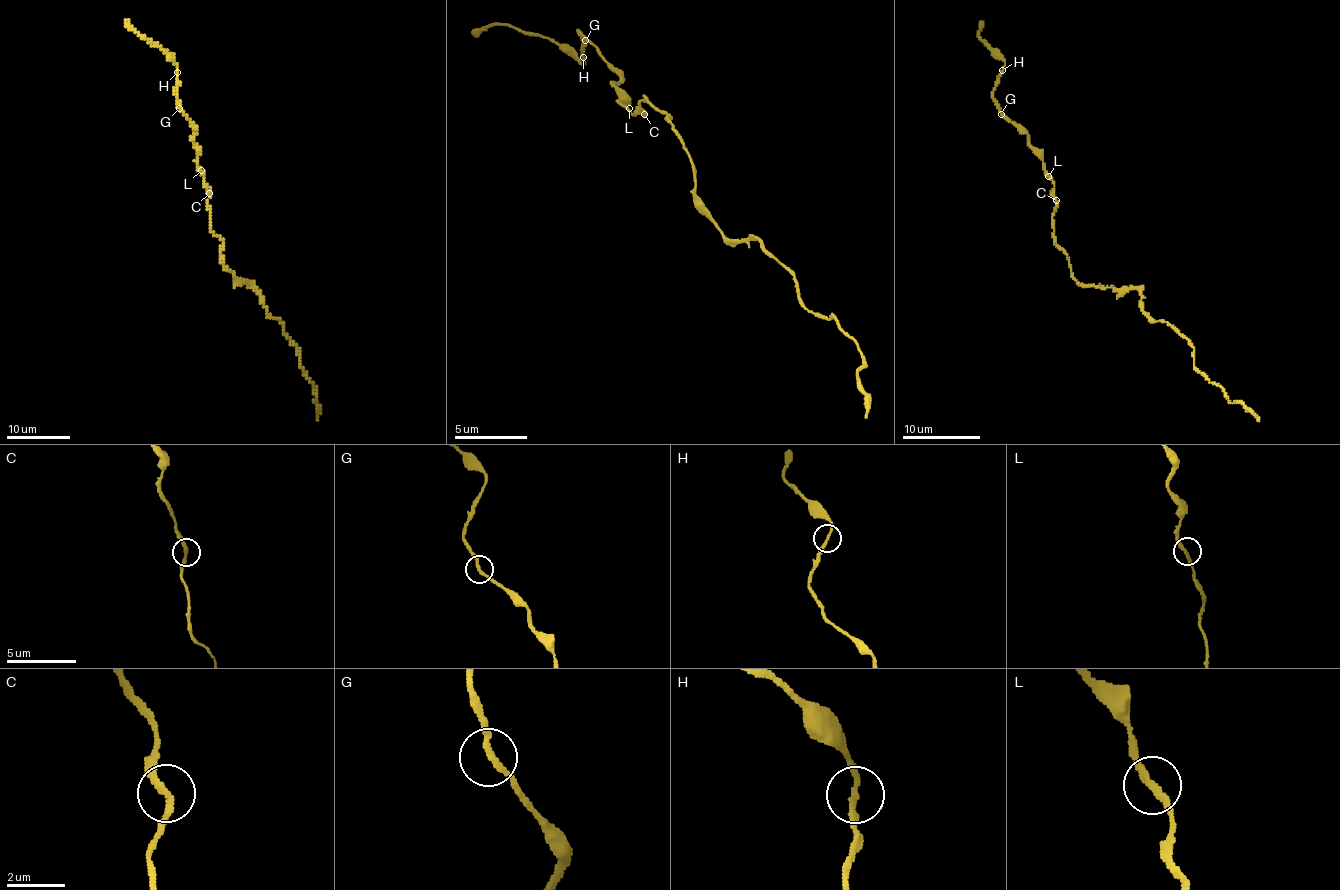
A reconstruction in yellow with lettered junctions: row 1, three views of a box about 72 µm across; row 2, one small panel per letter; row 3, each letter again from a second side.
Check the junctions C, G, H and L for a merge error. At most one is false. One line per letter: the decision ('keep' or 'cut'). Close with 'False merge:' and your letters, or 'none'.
C: keep
G: keep
H: keep
L: keep
False merge: none

